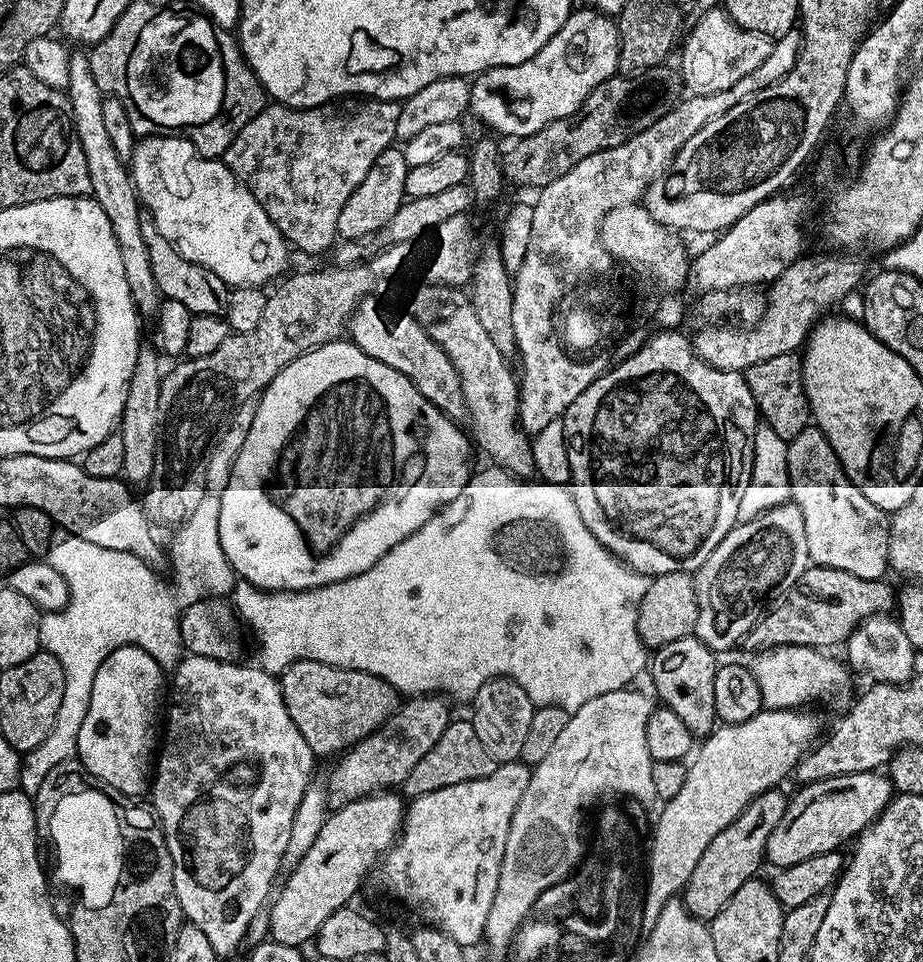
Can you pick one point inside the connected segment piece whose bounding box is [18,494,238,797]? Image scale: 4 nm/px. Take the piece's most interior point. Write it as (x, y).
(115, 600)

